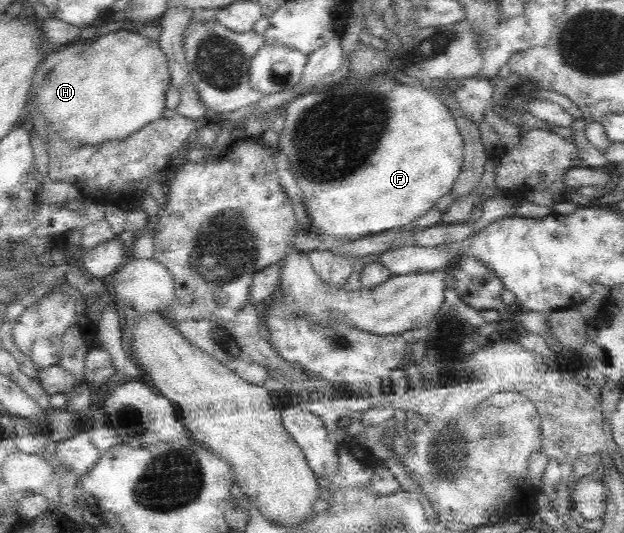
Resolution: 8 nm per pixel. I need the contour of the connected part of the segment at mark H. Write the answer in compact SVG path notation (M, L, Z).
M119 29L110 34L100 35L98 40L93 42L82 42L82 44L70 44L60 47L58 50L49 52L49 56L42 60L42 64L36 68L32 86L30 88L30 96L28 97L28 106L30 112L36 110L44 117L47 128L52 127L58 136L62 137L66 143L73 144L74 146L81 145L98 145L106 143L108 140L115 140L116 138L127 138L130 134L137 132L140 128L152 124L154 121L162 118L162 112L166 108L166 92L171 86L171 75L168 57L162 50L161 44L157 40L151 40L142 33L130 32L130 30Z

